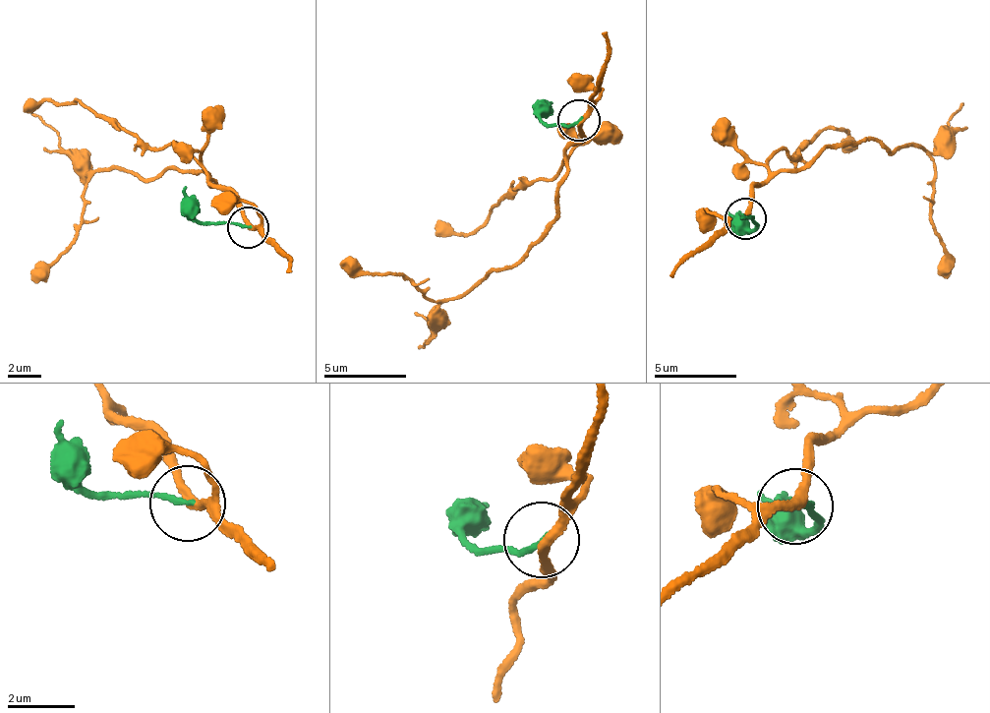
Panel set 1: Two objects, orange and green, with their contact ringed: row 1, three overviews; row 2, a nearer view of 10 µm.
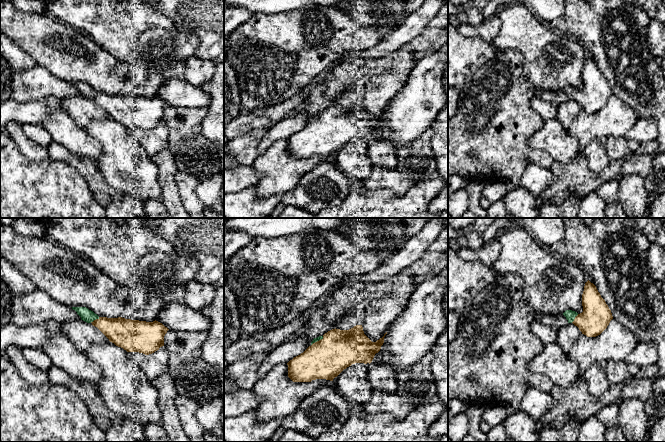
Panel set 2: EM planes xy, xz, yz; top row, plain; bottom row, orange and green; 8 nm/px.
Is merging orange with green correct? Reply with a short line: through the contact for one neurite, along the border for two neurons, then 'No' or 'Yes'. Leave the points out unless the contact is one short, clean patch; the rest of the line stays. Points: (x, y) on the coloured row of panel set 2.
Yes

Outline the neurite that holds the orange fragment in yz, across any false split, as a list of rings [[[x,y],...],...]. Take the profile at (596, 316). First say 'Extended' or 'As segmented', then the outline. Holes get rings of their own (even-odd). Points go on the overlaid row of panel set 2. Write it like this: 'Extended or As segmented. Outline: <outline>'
Extended. Outline: [[[589,280],[584,286],[582,306],[583,312],[580,314],[566,310],[563,315],[568,323],[573,323],[587,337],[600,335],[607,328],[613,316],[596,286]]]

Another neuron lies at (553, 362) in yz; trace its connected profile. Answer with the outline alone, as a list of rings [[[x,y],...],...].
[[[557,343],[545,345],[542,353],[529,363],[529,369],[545,375],[559,387],[568,387],[579,378],[577,362],[571,360]]]

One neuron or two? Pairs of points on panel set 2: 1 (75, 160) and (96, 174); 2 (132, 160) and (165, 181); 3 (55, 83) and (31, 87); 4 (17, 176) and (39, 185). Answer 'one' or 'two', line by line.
1: one
2: two
3: one
4: one

